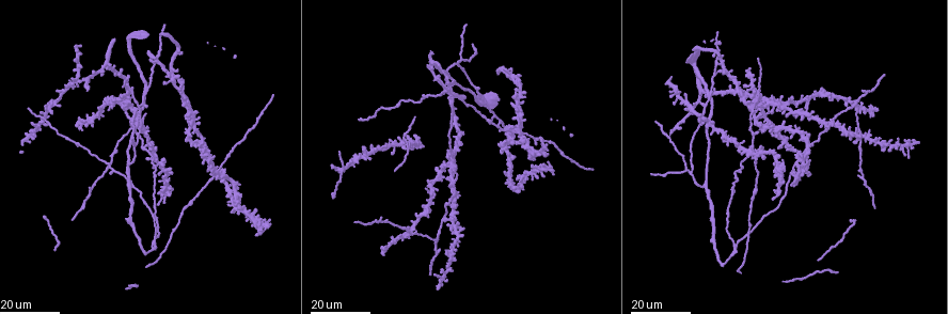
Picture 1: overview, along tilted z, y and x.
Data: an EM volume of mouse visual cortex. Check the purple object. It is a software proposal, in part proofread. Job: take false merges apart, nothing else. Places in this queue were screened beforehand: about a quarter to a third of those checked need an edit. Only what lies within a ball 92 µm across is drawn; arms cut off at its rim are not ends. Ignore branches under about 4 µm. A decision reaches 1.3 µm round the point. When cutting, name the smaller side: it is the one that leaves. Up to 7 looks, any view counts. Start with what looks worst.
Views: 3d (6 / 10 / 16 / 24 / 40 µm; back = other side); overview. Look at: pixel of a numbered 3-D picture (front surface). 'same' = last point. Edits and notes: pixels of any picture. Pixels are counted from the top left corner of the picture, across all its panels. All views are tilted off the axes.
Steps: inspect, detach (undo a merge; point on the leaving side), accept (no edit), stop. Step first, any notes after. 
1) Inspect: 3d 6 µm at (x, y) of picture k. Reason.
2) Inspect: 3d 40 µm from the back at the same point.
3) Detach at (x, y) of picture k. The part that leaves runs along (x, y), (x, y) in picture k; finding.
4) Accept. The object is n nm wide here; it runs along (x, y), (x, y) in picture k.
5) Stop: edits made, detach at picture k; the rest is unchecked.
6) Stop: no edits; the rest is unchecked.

Inspect: 3d 16 µm at (436, 238) of picture 1. Two arms in line, one across.

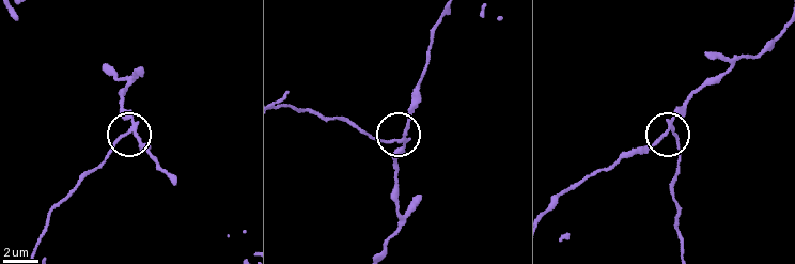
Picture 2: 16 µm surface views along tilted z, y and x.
Inspect: 3d 6 µm at (673, 127) of picture 2.

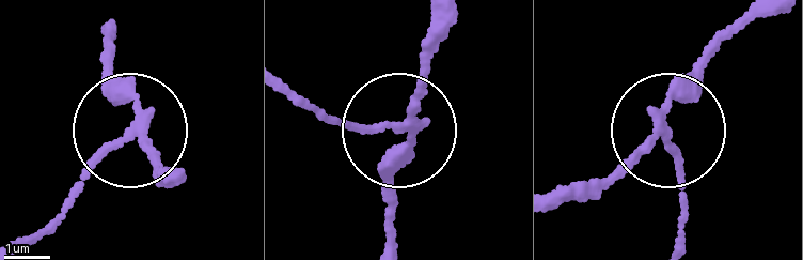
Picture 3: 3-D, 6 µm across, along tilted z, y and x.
Detach at (88, 166) of picture 3. The object is 180 nm wide here; two cells meet here.

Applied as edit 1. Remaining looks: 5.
Inspect: 3d 16 µm at (690, 174) of picture 1. A fork.

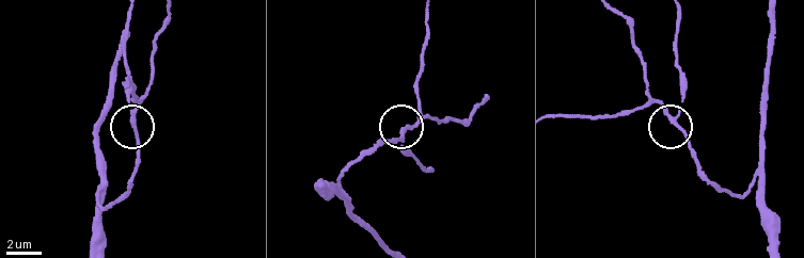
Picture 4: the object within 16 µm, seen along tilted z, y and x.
Inspect: 3d 10 µm at (131, 119) of picture 4.

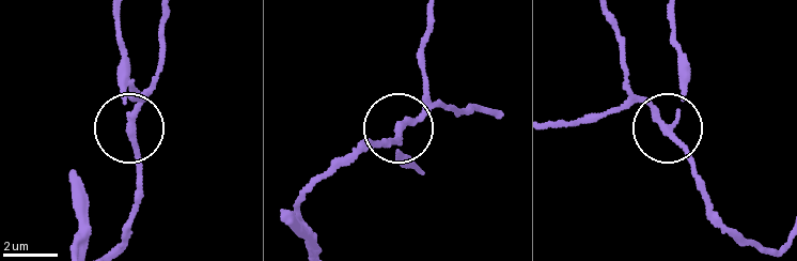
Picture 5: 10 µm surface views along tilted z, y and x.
Accept. It runs along (760, 245), (723, 217), (685, 148), (626, 85) in picture 5; continuous, no second cell.

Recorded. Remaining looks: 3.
Inspect: 3d 16 µm at (127, 162) of picture 1. Three-way junction.

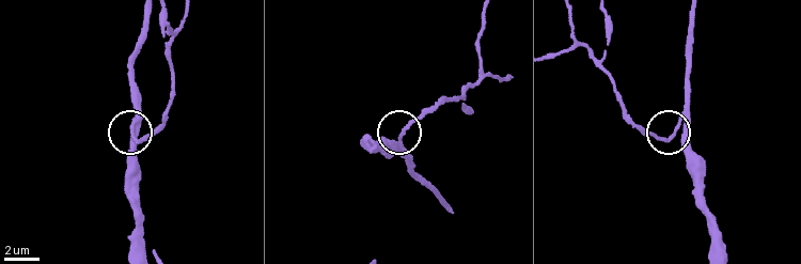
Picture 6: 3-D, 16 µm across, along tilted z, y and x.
Inspect: 3d 6 µm at (135, 138) of picture 6.

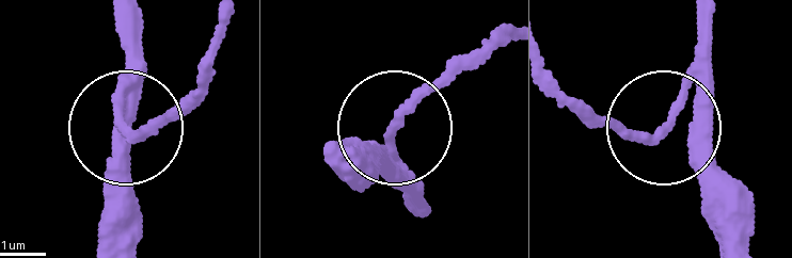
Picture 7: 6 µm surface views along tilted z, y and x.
Accept. 3 arms meet here; it runs along (367, 173), (376, 179), (401, 121), (474, 54) in picture 7; continuous, no second cell.

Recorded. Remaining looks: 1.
Stop: edits made, detach at picture 3; the rest is unchecked.

